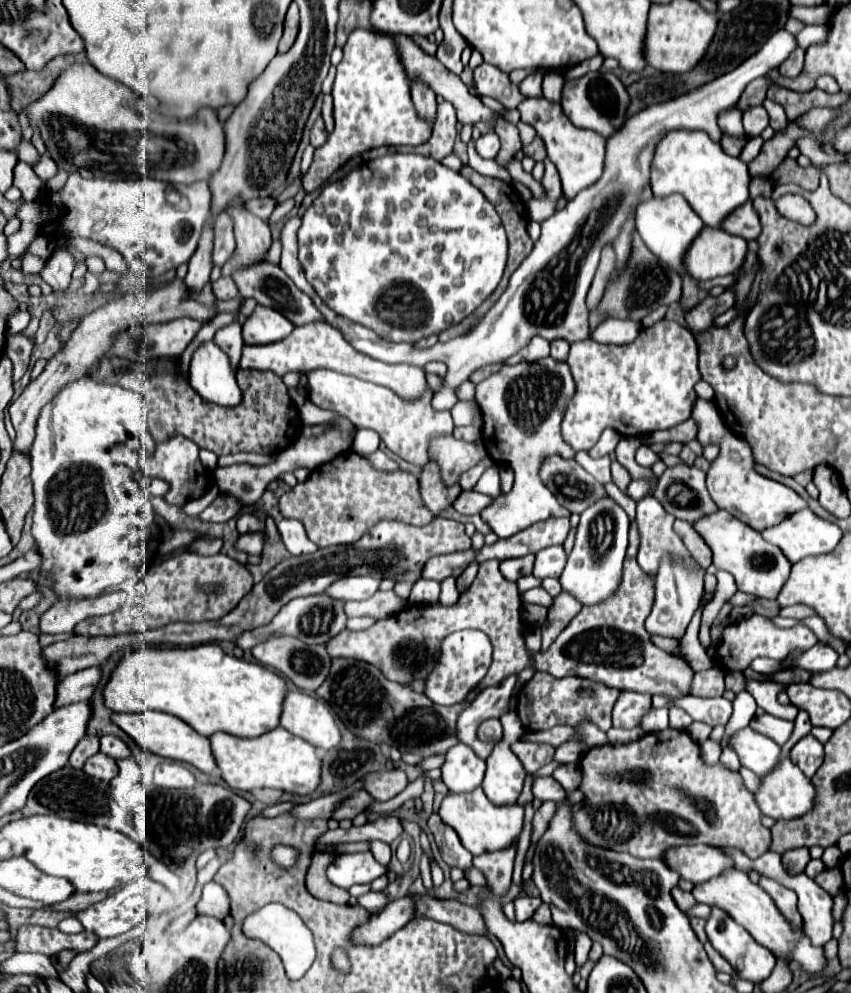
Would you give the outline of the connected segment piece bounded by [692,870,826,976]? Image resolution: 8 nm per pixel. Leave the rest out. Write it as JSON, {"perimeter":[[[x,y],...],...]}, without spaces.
{"perimeter":[[[728,870],[728,874],[720,874],[720,878],[712,878],[704,884],[696,884],[692,890],[696,902],[704,902],[708,906],[720,906],[722,910],[728,910],[732,918],[736,918],[738,924],[742,924],[752,938],[768,948],[776,958],[788,958],[802,966],[804,972],[816,976],[822,974],[826,968],[826,956],[822,946],[814,946],[808,936],[804,936],[802,928],[794,928],[792,922],[776,908],[774,900],[758,886],[752,884],[748,874],[744,870]]]}

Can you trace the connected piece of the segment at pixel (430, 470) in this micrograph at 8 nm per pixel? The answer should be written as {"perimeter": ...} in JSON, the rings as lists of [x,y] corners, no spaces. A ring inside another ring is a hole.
{"perimeter":[[[428,462],[422,468],[418,482],[420,482],[422,502],[434,516],[438,516],[442,510],[452,506],[452,502],[462,492],[460,486],[452,486],[452,490],[444,490],[444,486],[440,486],[440,472],[436,470],[436,466],[432,466],[432,462]]]}

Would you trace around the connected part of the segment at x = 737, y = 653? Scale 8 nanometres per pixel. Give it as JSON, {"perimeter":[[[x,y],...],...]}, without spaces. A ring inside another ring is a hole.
{"perimeter":[[[754,614],[752,618],[742,620],[738,624],[730,624],[724,630],[722,644],[716,652],[716,662],[726,664],[726,668],[730,668],[730,670],[746,670],[748,664],[758,656],[772,658],[772,660],[784,660],[790,654],[790,650],[794,650],[794,648],[808,650],[814,644],[816,644],[816,636],[810,628],[794,626],[794,628],[784,630],[784,628],[776,628],[768,618],[764,618],[760,614]]]}

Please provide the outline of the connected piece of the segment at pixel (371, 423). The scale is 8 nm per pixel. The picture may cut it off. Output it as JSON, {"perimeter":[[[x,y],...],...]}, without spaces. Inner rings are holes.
{"perimeter":[[[312,370],[306,374],[308,376],[308,386],[310,386],[310,400],[326,410],[336,410],[344,416],[348,416],[348,420],[356,426],[356,428],[372,428],[380,434],[382,442],[400,458],[414,462],[418,466],[426,464],[426,448],[428,448],[428,438],[432,438],[432,434],[452,434],[452,418],[450,412],[436,412],[430,406],[432,400],[432,388],[424,390],[424,394],[420,398],[414,400],[406,400],[400,398],[396,392],[372,384],[372,382],[364,382],[360,378],[352,378],[334,370]]]}

